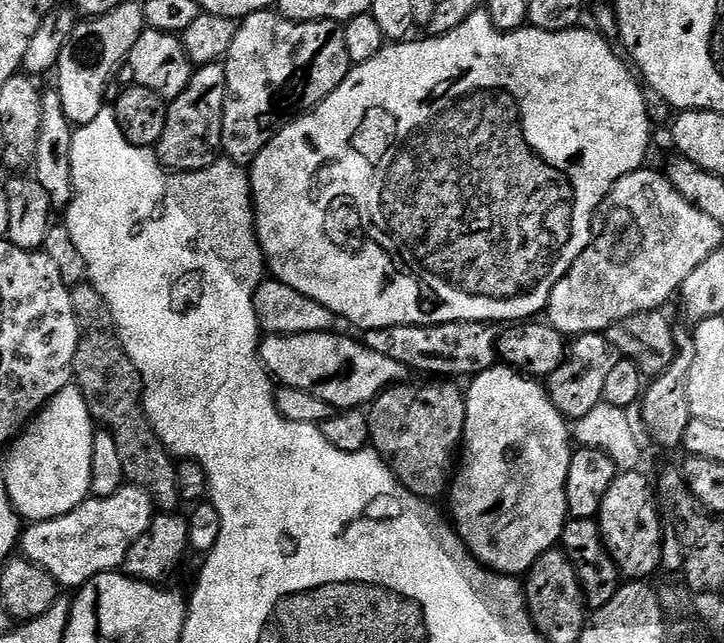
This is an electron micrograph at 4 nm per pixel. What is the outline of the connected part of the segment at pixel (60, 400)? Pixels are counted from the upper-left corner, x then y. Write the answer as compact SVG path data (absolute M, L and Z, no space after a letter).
M75 386L63 388L48 401L34 419L9 443L4 456L2 478L6 482L8 501L16 508L16 515L28 522L53 520L65 516L90 496L90 458L94 446L94 421L86 398Z

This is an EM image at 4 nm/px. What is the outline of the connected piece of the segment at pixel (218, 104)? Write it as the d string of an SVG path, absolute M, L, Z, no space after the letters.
M223 63L201 64L193 71L190 82L168 106L166 130L154 149L160 165L170 172L201 172L221 159L222 122L228 97L228 79Z

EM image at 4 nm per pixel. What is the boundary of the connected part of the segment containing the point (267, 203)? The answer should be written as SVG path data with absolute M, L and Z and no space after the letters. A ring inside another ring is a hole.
M481 10L470 14L458 30L450 30L445 36L428 36L424 40L409 38L403 42L388 42L381 52L374 54L370 62L362 62L349 68L346 78L339 84L317 108L296 117L291 124L283 128L267 146L256 155L250 164L250 179L252 181L252 211L256 214L256 237L260 239L260 249L264 251L266 268L275 279L298 290L298 294L306 294L306 298L314 298L314 302L322 302L341 321L349 320L357 324L360 330L369 328L389 328L399 324L445 324L459 320L483 320L485 322L528 322L545 311L550 302L550 294L558 282L578 262L578 254L586 250L592 241L592 226L596 222L596 213L600 211L600 203L610 194L617 182L626 174L639 172L645 167L644 159L648 156L654 125L648 119L646 102L644 101L645 89L641 81L634 75L633 69L627 63L616 57L616 48L604 40L600 33L591 27L581 26L571 28L565 32L543 32L531 26L520 28L517 32L500 32L493 26L487 11Z

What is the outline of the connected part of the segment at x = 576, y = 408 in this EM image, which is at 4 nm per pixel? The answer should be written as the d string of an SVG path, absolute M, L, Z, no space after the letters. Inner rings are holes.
M588 332L585 336L575 337L569 343L568 355L564 357L562 366L558 366L558 370L554 370L554 374L546 378L548 397L552 399L552 405L560 411L565 420L574 422L578 418L586 418L586 414L590 414L594 406L602 403L606 378L616 362L617 357L612 345L608 343L607 335Z

